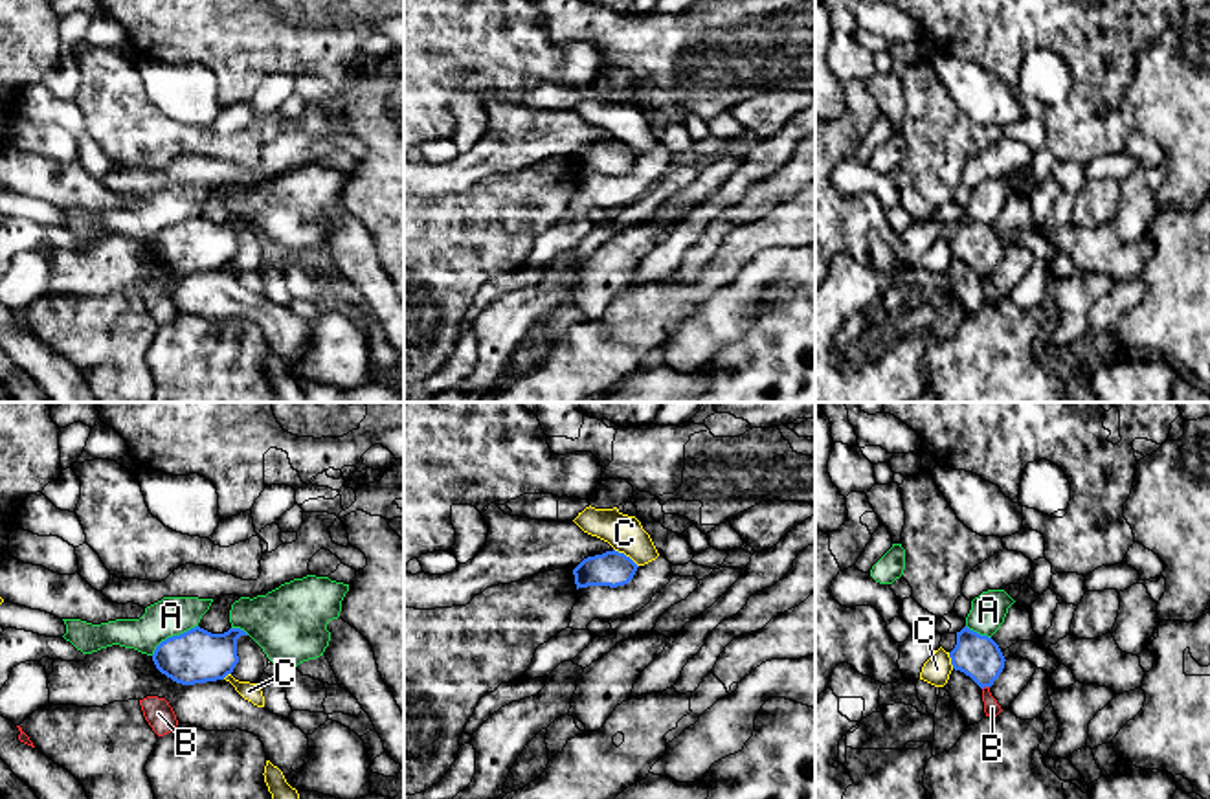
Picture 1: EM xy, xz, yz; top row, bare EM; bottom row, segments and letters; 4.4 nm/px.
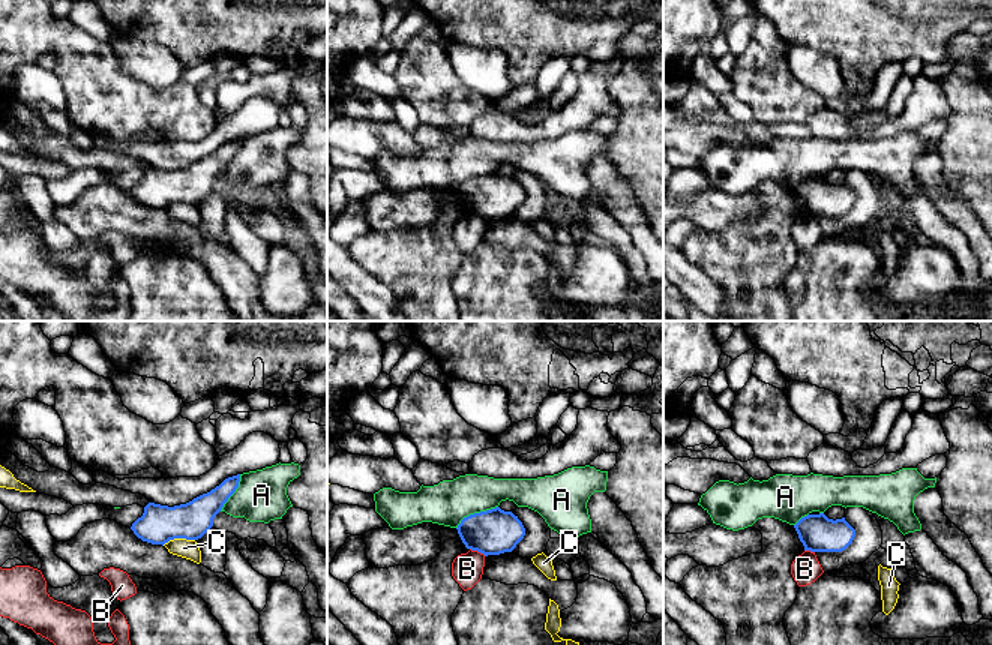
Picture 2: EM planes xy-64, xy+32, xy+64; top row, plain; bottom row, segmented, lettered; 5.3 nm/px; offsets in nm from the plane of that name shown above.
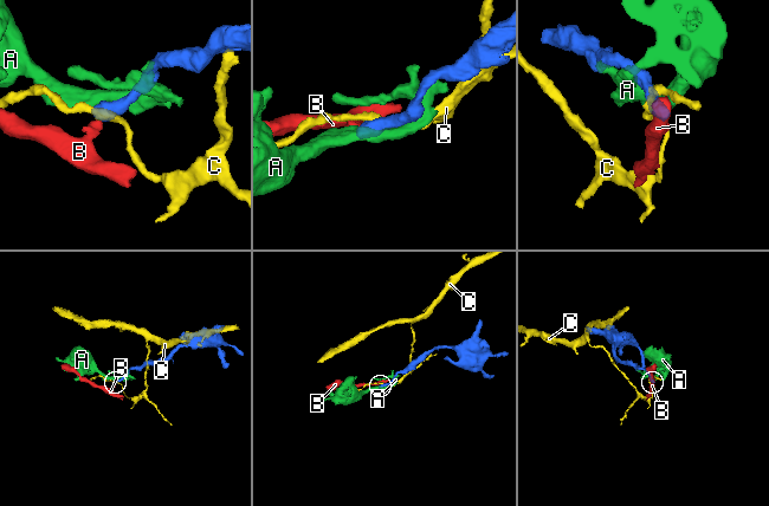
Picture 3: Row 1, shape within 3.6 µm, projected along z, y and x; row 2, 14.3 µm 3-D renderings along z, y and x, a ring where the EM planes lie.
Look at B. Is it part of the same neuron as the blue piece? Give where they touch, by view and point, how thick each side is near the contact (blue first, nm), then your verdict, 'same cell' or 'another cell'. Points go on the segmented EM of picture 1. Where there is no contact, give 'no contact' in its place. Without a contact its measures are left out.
yz (985, 686) | 190/70 nm | another cell

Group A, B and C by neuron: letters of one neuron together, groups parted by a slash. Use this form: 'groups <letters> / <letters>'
groups A / B / C

